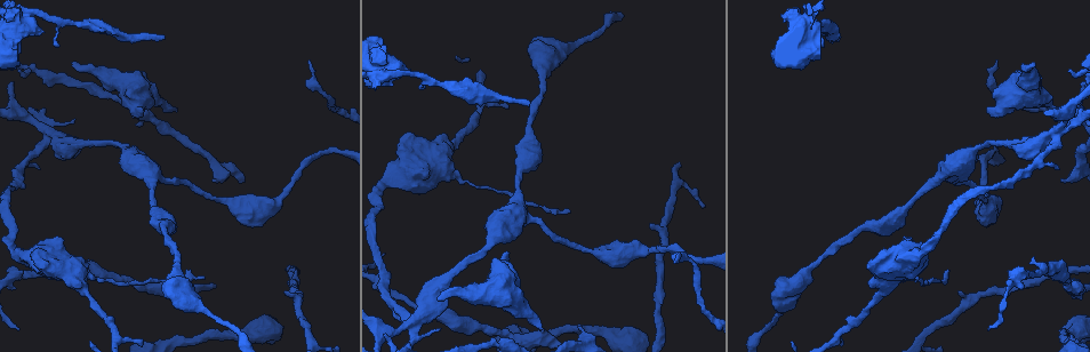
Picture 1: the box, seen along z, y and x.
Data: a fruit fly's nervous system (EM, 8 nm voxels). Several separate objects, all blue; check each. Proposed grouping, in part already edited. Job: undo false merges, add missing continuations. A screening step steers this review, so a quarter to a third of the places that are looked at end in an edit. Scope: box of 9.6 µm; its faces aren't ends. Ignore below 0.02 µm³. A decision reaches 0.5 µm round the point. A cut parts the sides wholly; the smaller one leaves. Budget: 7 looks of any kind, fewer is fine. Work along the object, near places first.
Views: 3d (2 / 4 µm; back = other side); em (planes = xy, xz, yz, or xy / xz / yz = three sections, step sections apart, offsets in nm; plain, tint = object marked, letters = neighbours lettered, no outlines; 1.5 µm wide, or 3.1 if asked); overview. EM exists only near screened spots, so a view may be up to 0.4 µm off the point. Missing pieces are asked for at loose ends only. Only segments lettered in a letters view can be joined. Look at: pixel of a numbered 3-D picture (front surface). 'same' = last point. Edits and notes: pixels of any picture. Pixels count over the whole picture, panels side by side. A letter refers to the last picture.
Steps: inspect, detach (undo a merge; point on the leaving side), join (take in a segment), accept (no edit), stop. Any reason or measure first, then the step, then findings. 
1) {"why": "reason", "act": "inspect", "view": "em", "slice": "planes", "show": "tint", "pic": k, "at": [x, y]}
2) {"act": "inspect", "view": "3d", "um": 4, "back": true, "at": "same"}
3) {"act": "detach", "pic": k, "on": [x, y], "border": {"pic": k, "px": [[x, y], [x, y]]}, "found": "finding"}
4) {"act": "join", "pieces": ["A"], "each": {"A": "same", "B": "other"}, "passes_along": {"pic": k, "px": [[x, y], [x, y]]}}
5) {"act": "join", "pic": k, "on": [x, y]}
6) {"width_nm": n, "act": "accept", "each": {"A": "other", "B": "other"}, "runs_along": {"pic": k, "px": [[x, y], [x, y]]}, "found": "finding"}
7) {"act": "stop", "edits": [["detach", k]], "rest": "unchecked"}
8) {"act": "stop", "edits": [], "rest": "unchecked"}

{"why": "thick end", "act": "inspect", "view": "em", "slice": "planes", "show": "plain", "pic": 1, "at": [73, 64]}

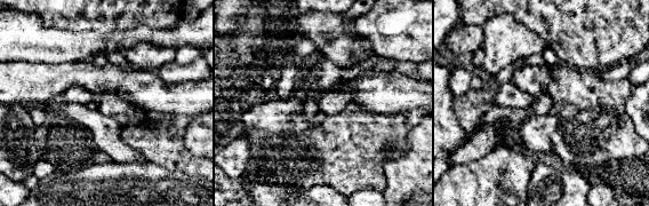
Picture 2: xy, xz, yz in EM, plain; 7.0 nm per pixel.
{"act": "inspect", "view": "em", "slice": "planes", "show": "tint", "at": "same"}

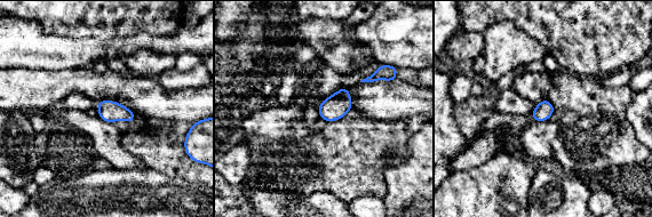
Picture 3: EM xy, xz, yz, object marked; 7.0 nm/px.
{"why": "what lies round it", "act": "inspect", "view": "em", "slice": "planes", "show": "letters", "at": "same"}

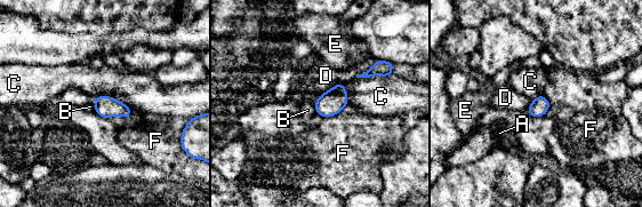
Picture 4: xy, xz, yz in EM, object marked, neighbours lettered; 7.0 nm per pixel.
{"act": "accept", "each": {"A": "other", "B": "other", "C": "other", "D": "other", "E": "other", "F": "other"}, "border": {"pic": 4, "px": [[313, 103], [315, 112]]}, "found": "no lettered segment goes on from it"}

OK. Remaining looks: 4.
{"why": "two arms at a narrow angle", "act": "inspect", "view": "3d", "um": 2, "pic": 1, "at": [1053, 137]}

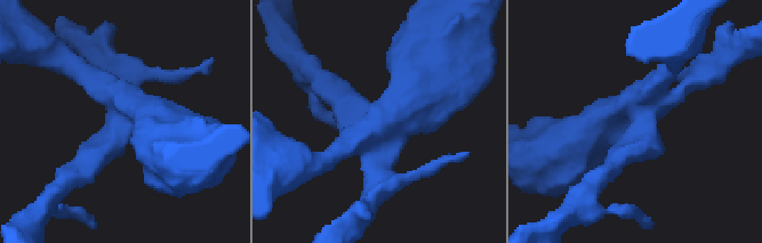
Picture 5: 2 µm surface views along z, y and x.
{"arms": 4, "why": "now the EM", "act": "inspect", "view": "em", "slice": "xy", "step": 8, "show": "plain", "pic": 5, "at": [639, 125]}

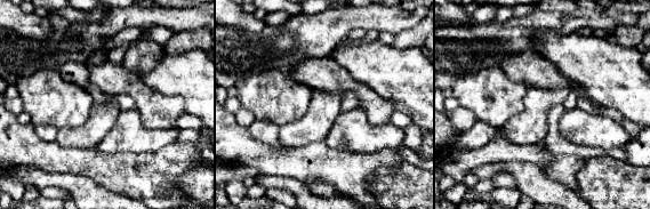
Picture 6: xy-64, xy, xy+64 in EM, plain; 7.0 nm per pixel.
{"why": "see the neighbours", "act": "inspect", "view": "em", "slice": "xy", "step": 8, "show": "letters", "at": "same"}

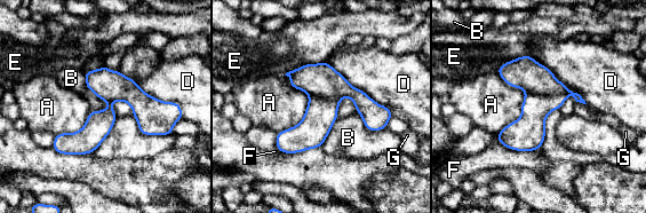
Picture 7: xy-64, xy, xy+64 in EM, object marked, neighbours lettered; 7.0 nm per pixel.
{"act": "detach", "pic": 7, "on": [535, 108], "each": {"A": "other", "B": "other", "D": "other", "E": "other", "F": "other", "G": "other"}, "border": {"pic": 7, "px": [[568, 89], [550, 95], [526, 94]]}, "found": "a second neuron is stuck on"}

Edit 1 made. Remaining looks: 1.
{"why": "free end", "act": "inspect", "view": "em", "slice": "planes", "show": "letters", "pic": 1, "at": [1069, 69]}

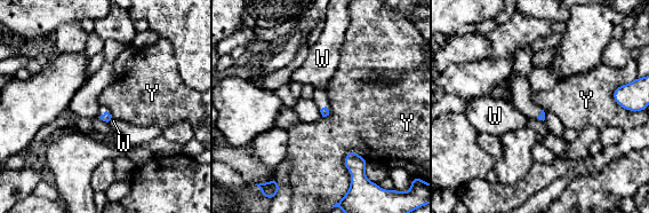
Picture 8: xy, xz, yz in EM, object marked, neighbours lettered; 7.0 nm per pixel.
{"act": "accept", "each": {"W": "other", "Y": "other"}, "border": {"pic": 8, "px": [[353, 150], [344, 159], [349, 183]]}, "found": "no lettered segment goes on from it"}

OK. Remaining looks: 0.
{"act": "stop", "edits": [["detach", 7]], "rest": "unchecked"}

